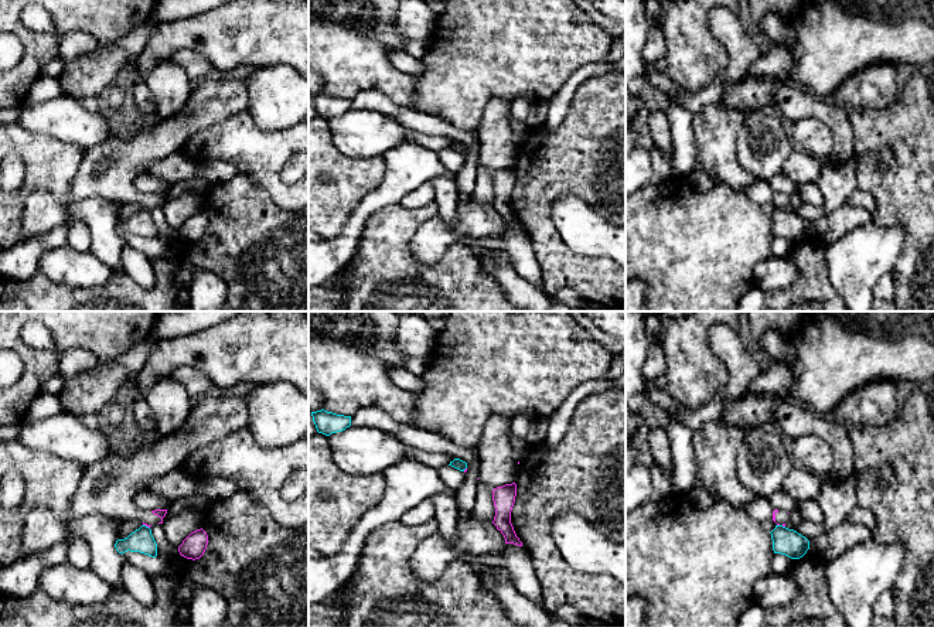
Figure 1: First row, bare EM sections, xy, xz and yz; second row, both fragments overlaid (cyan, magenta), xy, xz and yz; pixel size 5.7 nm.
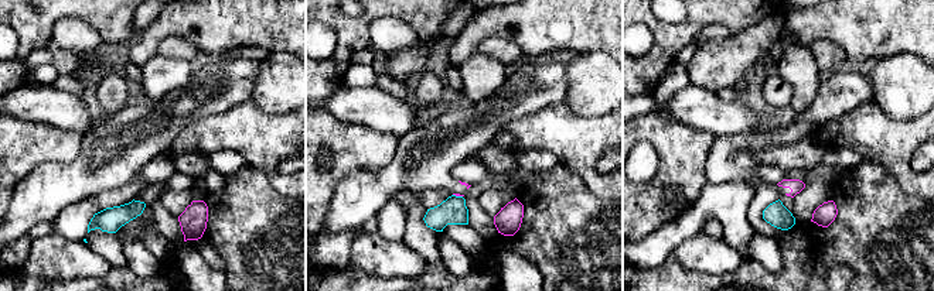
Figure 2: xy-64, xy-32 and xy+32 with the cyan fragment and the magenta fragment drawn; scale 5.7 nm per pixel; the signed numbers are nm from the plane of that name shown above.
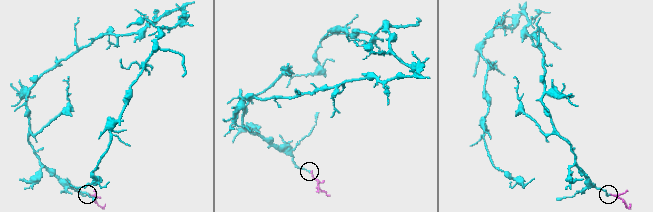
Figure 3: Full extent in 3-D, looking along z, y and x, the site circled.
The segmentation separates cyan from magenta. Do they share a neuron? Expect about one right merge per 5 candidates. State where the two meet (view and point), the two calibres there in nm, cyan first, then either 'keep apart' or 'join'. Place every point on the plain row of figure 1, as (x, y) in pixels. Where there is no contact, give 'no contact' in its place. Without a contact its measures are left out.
xy (145, 208) | 130/20 nm | keep apart

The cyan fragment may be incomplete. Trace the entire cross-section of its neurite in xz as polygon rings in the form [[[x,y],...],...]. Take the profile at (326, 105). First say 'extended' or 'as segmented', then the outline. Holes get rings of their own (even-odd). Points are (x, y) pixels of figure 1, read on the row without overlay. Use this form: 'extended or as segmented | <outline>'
as segmented | [[[324,92],[311,95],[318,116],[330,119],[351,109],[351,99],[337,98]]]

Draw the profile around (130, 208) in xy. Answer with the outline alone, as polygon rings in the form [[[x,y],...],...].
[[[139,202],[122,204],[122,207],[120,207],[120,215],[119,215],[117,222],[127,221],[132,215],[134,215],[136,212],[139,212],[142,208],[143,208],[143,205],[139,204]]]

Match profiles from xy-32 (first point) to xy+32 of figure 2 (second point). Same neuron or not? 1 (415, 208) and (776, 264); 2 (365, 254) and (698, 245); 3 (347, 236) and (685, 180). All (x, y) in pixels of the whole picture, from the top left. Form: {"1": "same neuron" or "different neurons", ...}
{"1": "different neurons", "2": "same neuron", "3": "different neurons"}

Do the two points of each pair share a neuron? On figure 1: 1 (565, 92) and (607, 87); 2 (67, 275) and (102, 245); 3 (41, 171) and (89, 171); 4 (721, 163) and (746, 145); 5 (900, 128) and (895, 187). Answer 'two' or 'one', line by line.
1: two
2: two
3: two
4: two
5: one

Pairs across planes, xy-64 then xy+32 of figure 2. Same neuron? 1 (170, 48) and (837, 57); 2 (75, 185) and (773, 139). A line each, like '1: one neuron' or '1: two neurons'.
1: one neuron
2: one neuron

